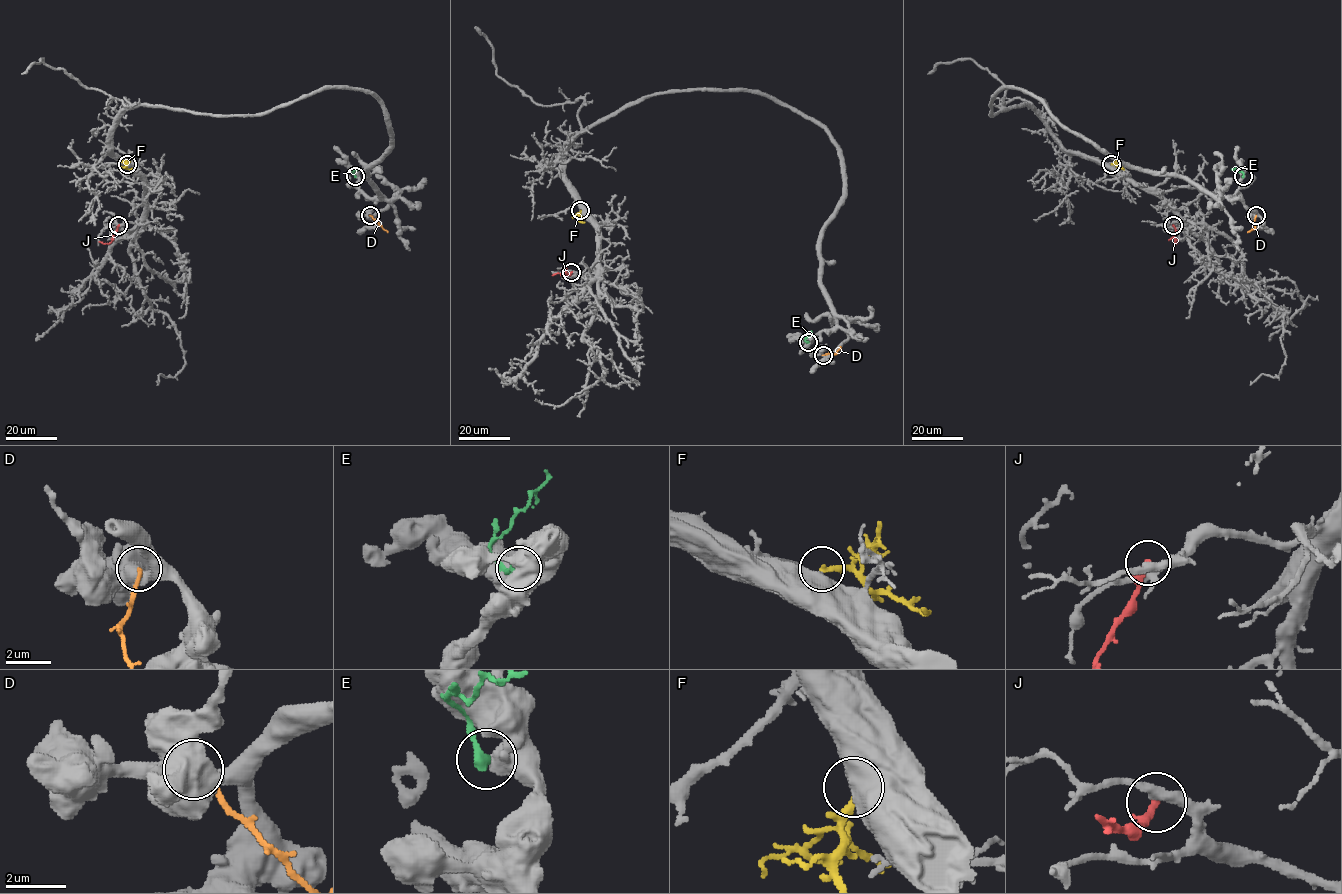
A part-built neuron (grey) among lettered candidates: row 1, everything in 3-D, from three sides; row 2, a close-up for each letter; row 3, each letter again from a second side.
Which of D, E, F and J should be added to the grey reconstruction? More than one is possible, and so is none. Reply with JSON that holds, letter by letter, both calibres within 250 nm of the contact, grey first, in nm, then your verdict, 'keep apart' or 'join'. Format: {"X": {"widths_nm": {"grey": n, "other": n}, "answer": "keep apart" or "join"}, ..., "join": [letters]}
{"D": {"widths_nm": {"grey": 440, "other": 160}, "answer": "keep apart"}, "E": {"widths_nm": {"grey": 750, "other": 380}, "answer": "keep apart"}, "F": {"widths_nm": {"grey": 650, "other": 240}, "answer": "join"}, "J": {"widths_nm": {"grey": 360, "other": 260}, "answer": "keep apart"}, "join": ["F"]}

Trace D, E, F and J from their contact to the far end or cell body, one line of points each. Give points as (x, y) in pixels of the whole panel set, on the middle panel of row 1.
D: (823, 355), (835, 354), (840, 346)
E: (808, 342), (805, 339), (811, 330)
F: (580, 210), (579, 219), (585, 222)
J: (571, 272), (552, 275)

